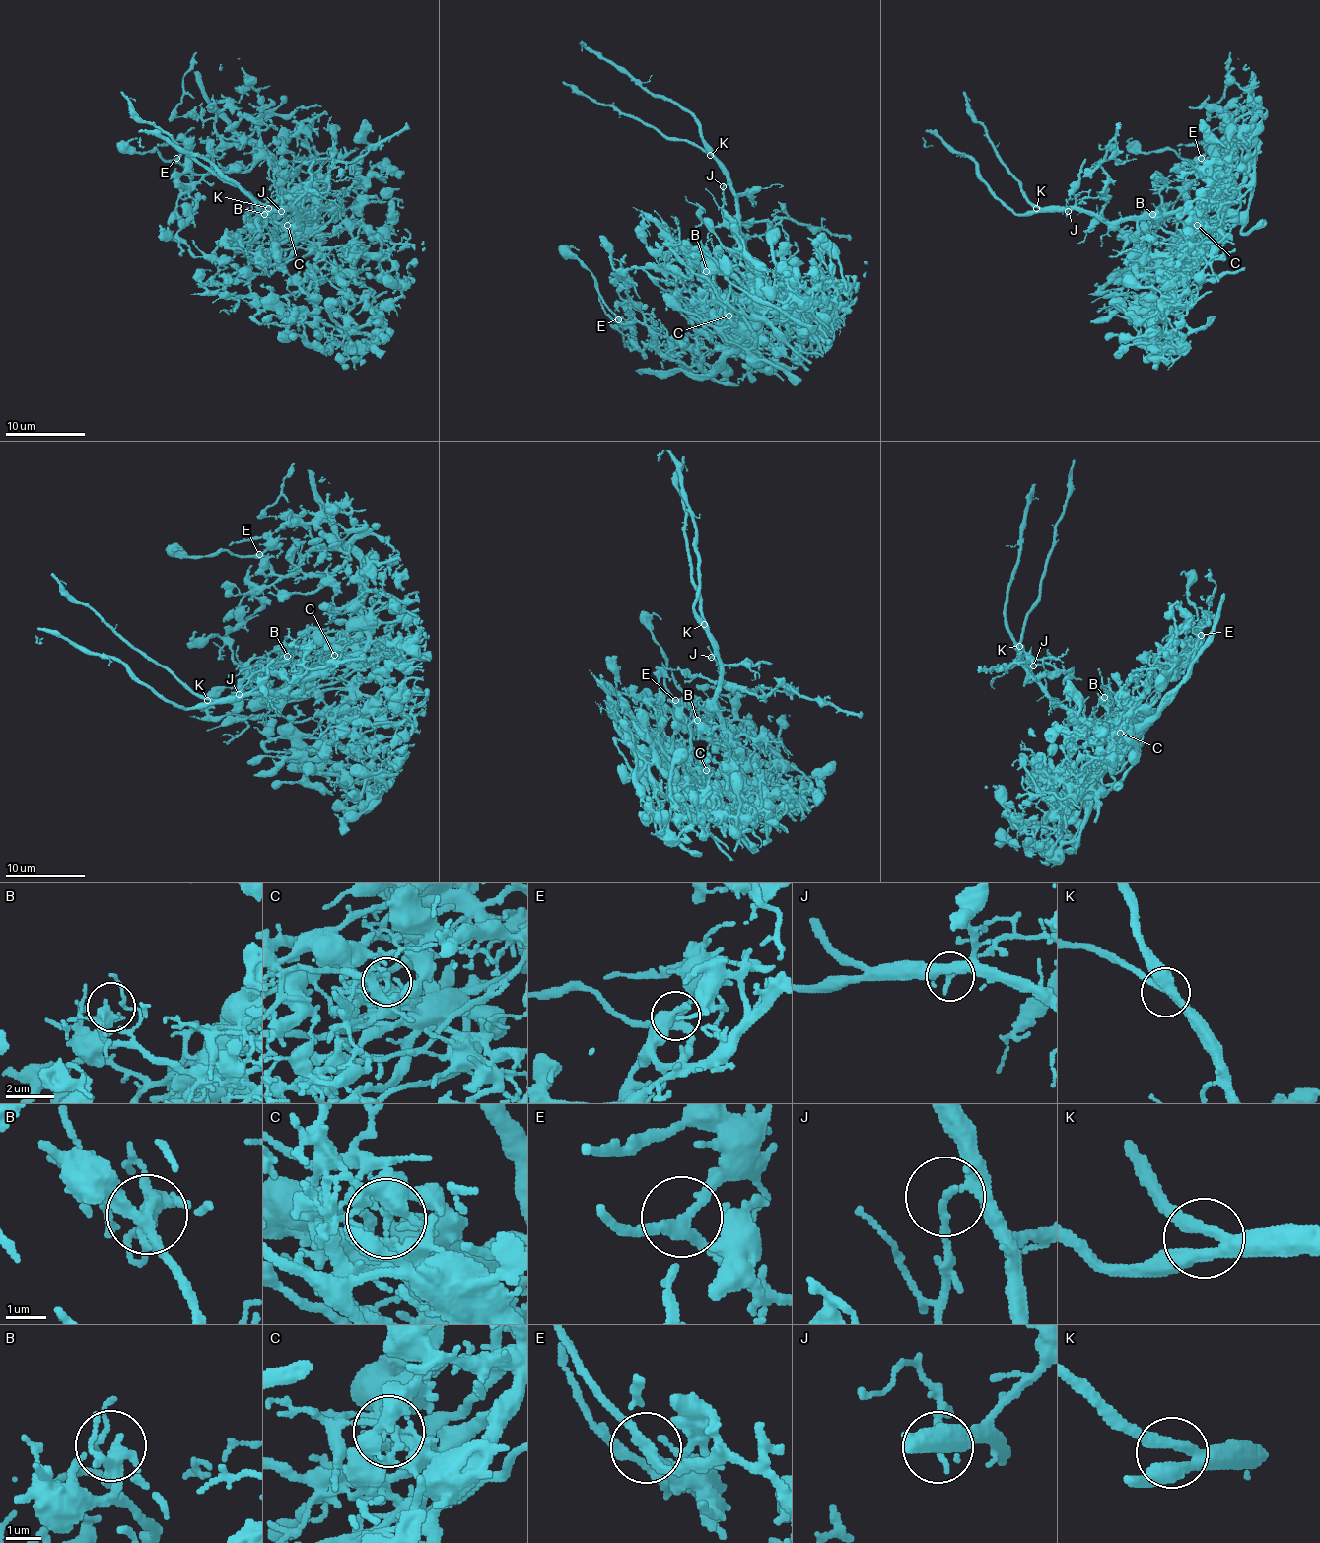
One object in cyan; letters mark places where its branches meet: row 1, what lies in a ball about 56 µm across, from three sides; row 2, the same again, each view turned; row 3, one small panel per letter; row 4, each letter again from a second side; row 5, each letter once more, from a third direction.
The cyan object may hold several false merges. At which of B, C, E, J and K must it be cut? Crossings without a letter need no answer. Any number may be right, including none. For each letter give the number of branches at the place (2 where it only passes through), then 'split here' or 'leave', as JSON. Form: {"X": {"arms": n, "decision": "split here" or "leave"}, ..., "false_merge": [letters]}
{"B": {"arms": 3, "decision": "leave"}, "C": {"arms": 3, "decision": "split here"}, "E": {"arms": 3, "decision": "leave"}, "J": {"arms": 3, "decision": "split here"}, "K": {"arms": 3, "decision": "leave"}, "false_merge": ["C", "J"]}

